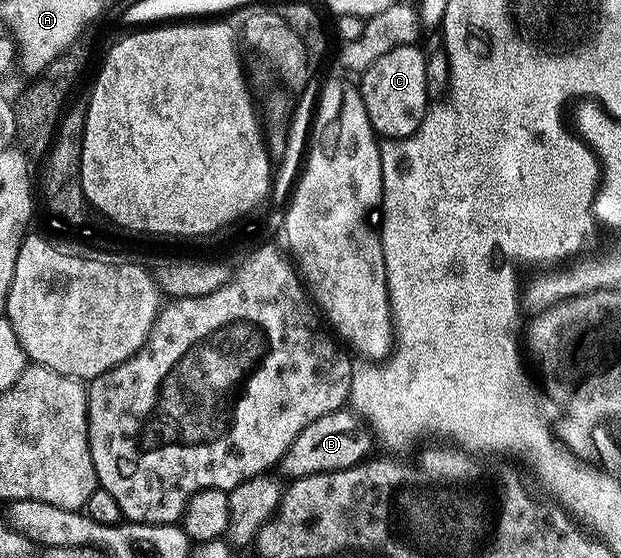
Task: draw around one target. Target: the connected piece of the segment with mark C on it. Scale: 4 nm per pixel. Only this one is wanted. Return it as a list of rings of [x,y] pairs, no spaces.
[[[416,44],[395,47],[395,51],[387,51],[380,59],[375,59],[371,67],[367,67],[359,77],[359,88],[363,107],[367,107],[367,119],[371,119],[373,132],[385,139],[396,139],[411,135],[423,123],[426,112],[431,104],[431,98],[427,91],[427,71],[425,70],[424,52],[417,50]]]

